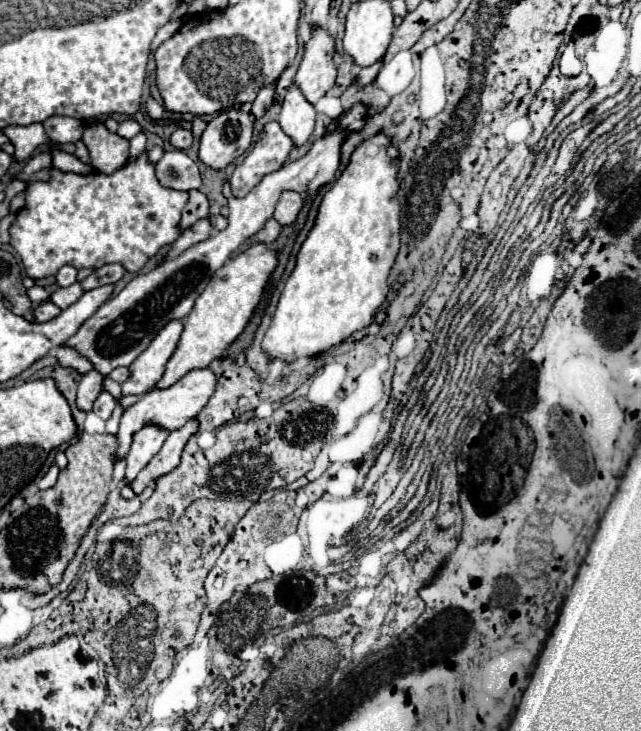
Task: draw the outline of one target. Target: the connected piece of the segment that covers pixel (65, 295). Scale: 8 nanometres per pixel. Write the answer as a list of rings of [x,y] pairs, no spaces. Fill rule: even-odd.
[[[74,283],[74,285],[70,285],[70,287],[60,287],[52,297],[50,297],[50,301],[54,303],[54,305],[58,305],[60,309],[66,309],[66,307],[70,307],[72,303],[76,303],[80,297],[82,297],[82,287],[80,287],[80,283]]]

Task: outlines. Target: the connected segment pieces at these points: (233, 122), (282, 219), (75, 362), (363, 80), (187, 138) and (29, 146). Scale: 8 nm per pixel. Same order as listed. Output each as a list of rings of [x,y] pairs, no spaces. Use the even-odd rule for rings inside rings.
[[[240,109],[222,111],[202,133],[200,161],[216,171],[226,169],[250,147],[252,123],[254,117]]]
[[[284,191],[280,195],[280,201],[274,209],[274,219],[280,223],[280,225],[290,225],[296,221],[300,209],[304,205],[304,197],[296,191]]]
[[[60,345],[60,347],[56,347],[52,353],[58,357],[58,363],[60,363],[60,365],[64,365],[64,367],[74,367],[74,369],[80,371],[82,375],[88,373],[90,367],[92,367],[92,365],[90,365],[82,355],[78,355],[72,347]]]
[[[378,61],[378,63],[370,65],[370,67],[364,67],[364,69],[360,69],[360,71],[358,71],[358,75],[356,75],[356,79],[354,79],[354,85],[358,85],[358,87],[364,87],[364,85],[372,83],[372,81],[376,79],[376,75],[378,75],[380,67],[382,67],[382,63]]]
[[[176,129],[172,133],[172,137],[170,137],[170,143],[176,149],[188,149],[192,145],[192,141],[194,141],[192,139],[192,131],[188,131],[188,129]]]
[[[32,123],[26,127],[12,125],[12,127],[6,127],[4,133],[16,147],[16,153],[14,153],[16,161],[28,161],[42,143],[48,143],[48,135],[40,123]]]

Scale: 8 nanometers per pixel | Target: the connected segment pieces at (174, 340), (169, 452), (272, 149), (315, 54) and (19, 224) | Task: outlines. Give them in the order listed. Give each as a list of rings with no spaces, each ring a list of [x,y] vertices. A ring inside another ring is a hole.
[[[174,321],[174,323],[168,323],[154,337],[148,349],[140,353],[138,359],[128,367],[130,377],[126,383],[122,383],[122,395],[142,395],[156,387],[160,377],[164,375],[168,359],[176,351],[180,333],[182,333],[182,321]]]
[[[190,419],[182,429],[172,431],[172,433],[168,435],[168,439],[164,441],[162,449],[160,449],[160,451],[152,457],[152,461],[138,473],[138,477],[134,479],[134,483],[130,483],[130,487],[134,489],[136,495],[140,495],[140,493],[148,487],[148,483],[150,483],[152,479],[158,479],[158,477],[162,477],[162,475],[166,475],[166,473],[170,473],[172,469],[178,467],[178,463],[180,463],[180,453],[182,453],[186,441],[188,441],[196,431],[198,431],[198,419]]]
[[[278,121],[268,123],[252,153],[248,153],[246,159],[234,169],[234,175],[230,179],[234,197],[244,197],[262,181],[264,175],[278,171],[288,159],[292,147],[292,139],[280,129]]]
[[[314,29],[296,73],[296,85],[312,105],[316,105],[316,101],[334,87],[336,67],[332,63],[332,55],[334,37],[324,29]]]
[[[146,151],[108,175],[100,171],[78,175],[50,167],[48,181],[28,183],[26,205],[16,213],[16,219],[10,225],[10,245],[22,257],[26,273],[32,279],[56,275],[62,265],[72,265],[76,269],[98,269],[108,263],[120,263],[126,271],[138,273],[150,257],[180,237],[180,213],[186,203],[186,191],[176,191],[160,185],[154,175],[154,163],[148,159]]]

